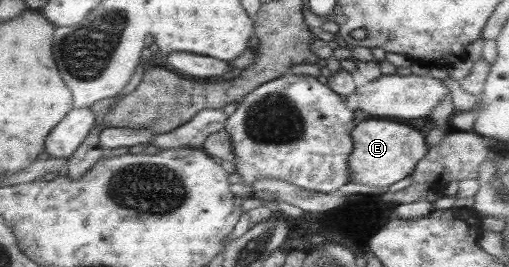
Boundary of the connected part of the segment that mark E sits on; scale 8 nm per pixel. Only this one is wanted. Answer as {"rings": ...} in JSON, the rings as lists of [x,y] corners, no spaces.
{"rings":[[[361,121],[359,125],[355,124],[350,135],[353,145],[346,161],[350,173],[349,182],[369,187],[388,187],[407,177],[428,148],[419,131],[393,121]]]}

